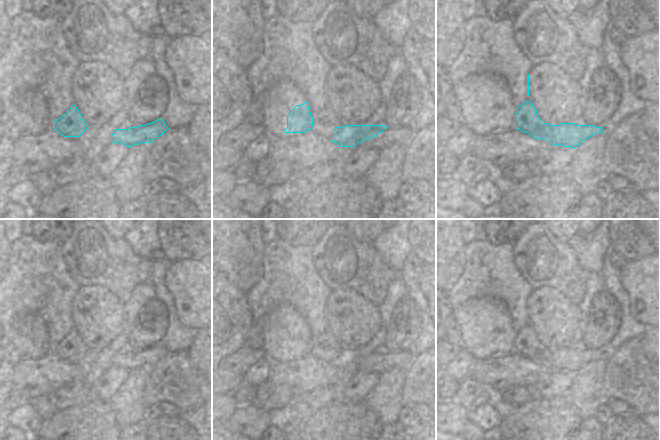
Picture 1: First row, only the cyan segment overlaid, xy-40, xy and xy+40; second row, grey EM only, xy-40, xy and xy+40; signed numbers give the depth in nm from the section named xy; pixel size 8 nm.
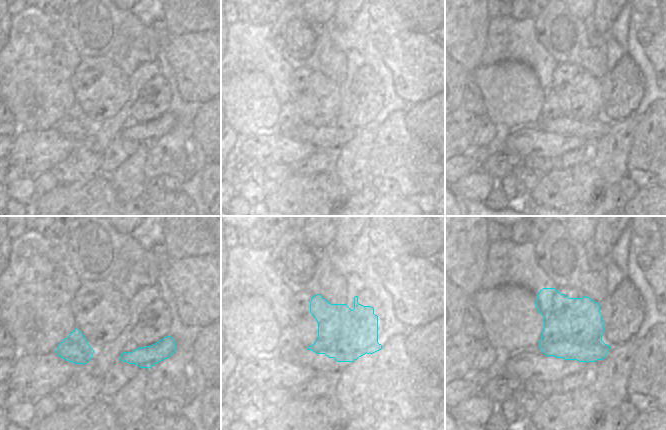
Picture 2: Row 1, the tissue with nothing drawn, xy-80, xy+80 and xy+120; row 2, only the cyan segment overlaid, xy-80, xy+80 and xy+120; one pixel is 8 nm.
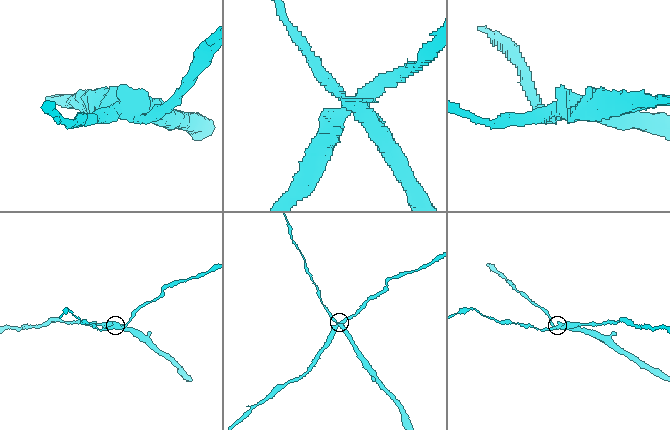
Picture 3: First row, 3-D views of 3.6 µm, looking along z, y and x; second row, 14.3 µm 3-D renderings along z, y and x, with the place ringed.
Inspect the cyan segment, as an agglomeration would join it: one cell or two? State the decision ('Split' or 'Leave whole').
Split

